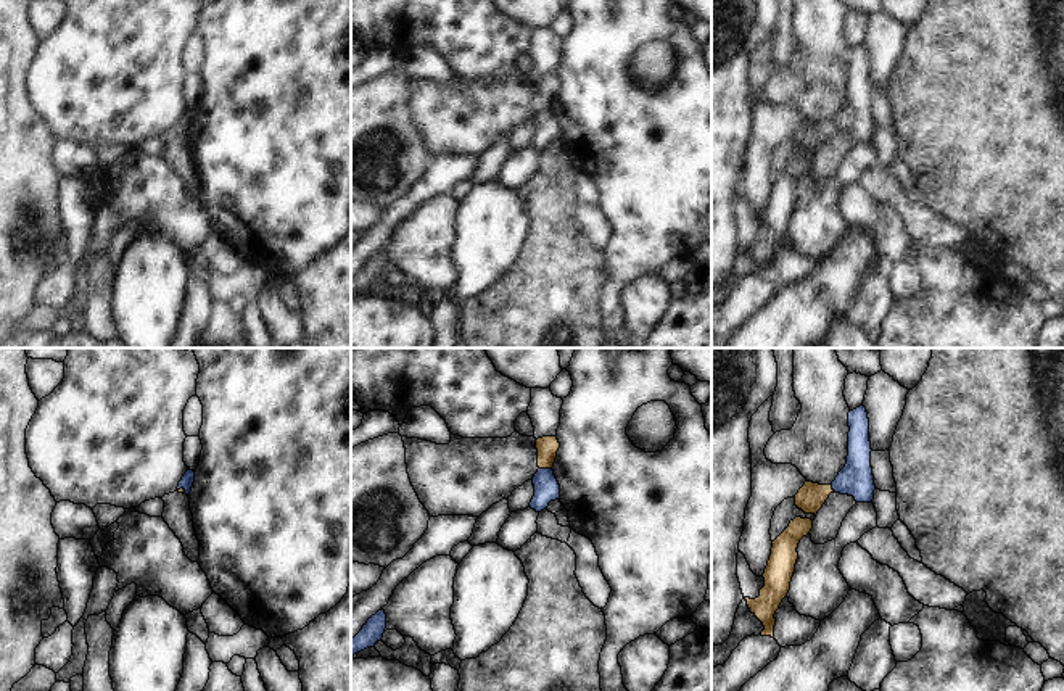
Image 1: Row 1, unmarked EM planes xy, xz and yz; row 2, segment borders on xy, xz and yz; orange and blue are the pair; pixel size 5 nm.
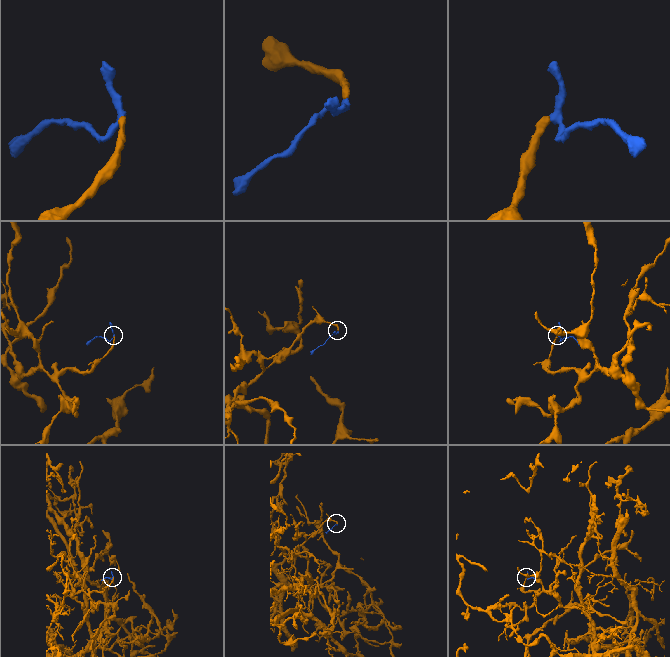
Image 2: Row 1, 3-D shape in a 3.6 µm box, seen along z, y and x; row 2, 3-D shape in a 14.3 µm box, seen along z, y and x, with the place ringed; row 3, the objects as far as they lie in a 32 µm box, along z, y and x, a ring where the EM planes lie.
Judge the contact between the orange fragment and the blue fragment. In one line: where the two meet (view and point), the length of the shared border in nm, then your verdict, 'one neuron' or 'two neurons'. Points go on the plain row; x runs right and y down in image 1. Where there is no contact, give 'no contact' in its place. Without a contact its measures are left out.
contact xz (546, 107); length 60 nm; two neurons

